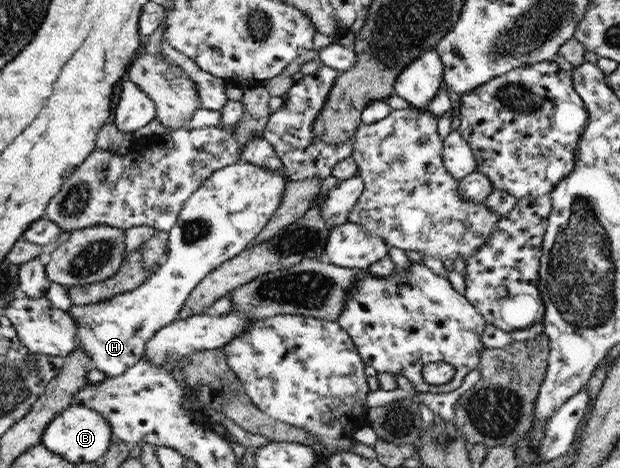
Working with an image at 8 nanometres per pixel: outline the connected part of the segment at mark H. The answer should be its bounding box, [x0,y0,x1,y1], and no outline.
[67,161,290,378]

